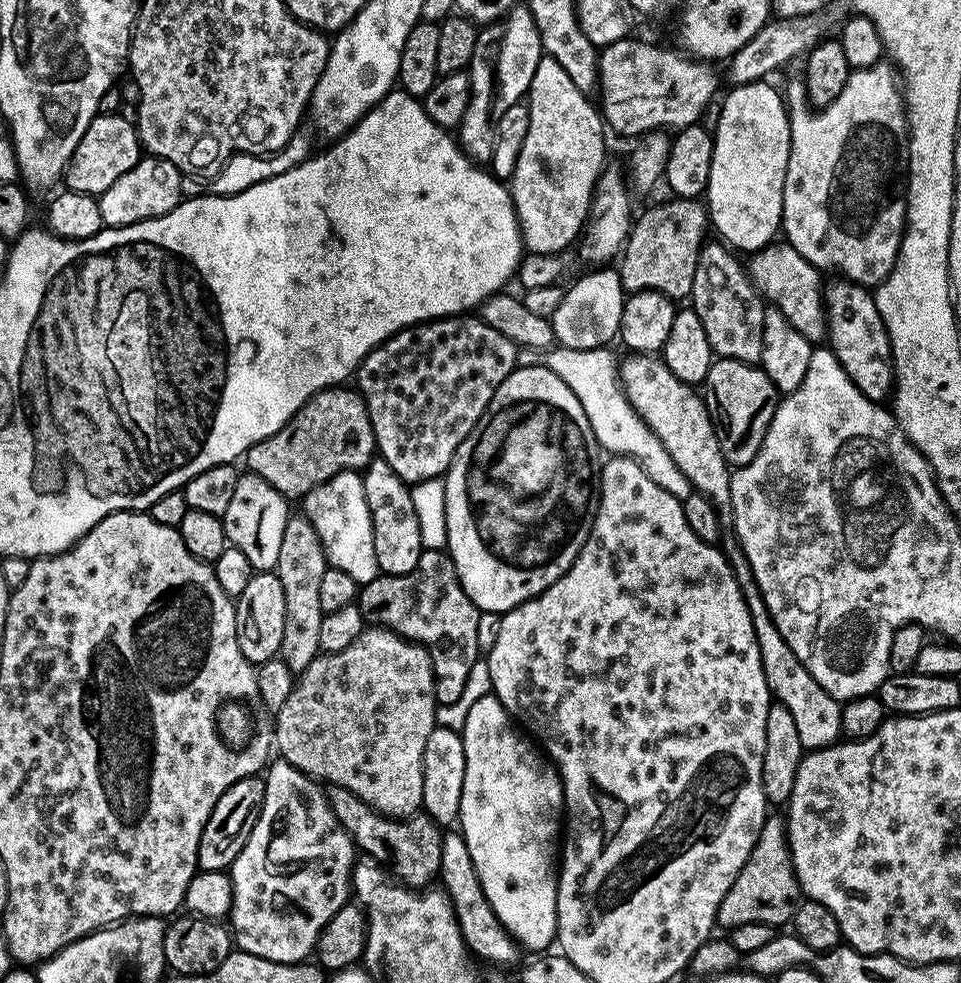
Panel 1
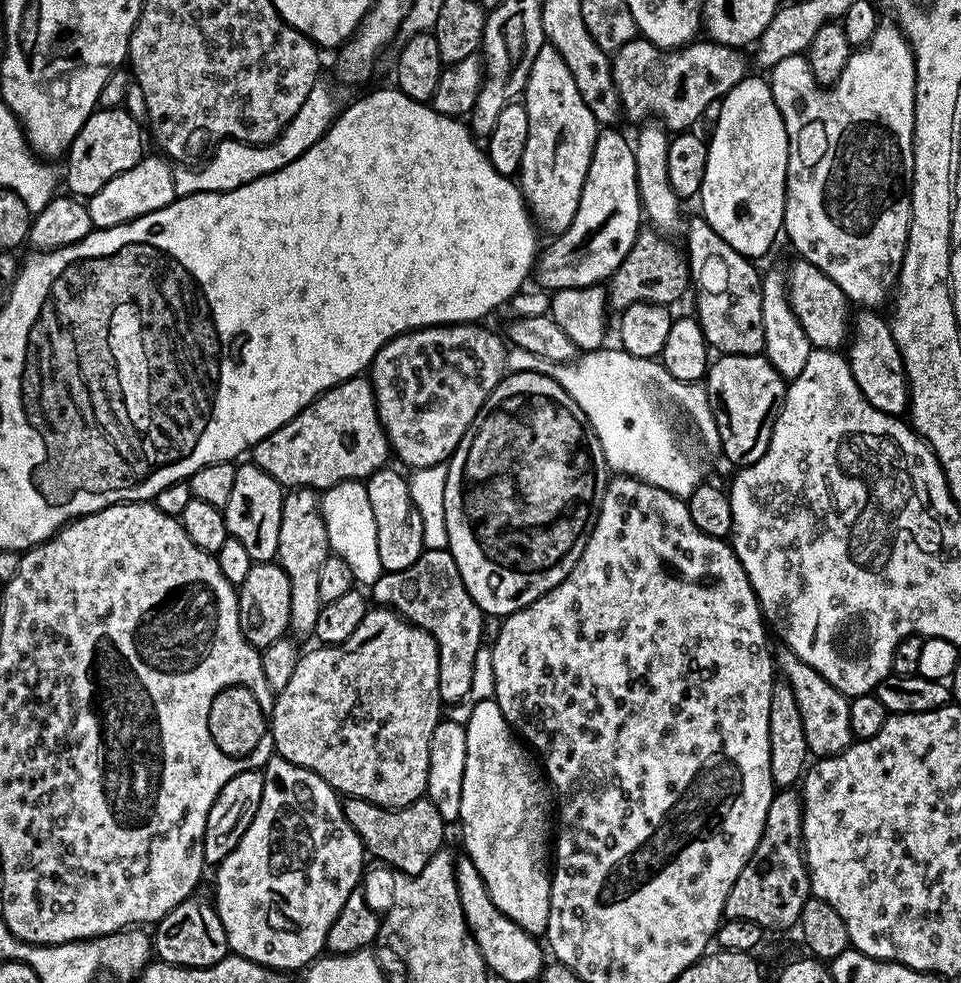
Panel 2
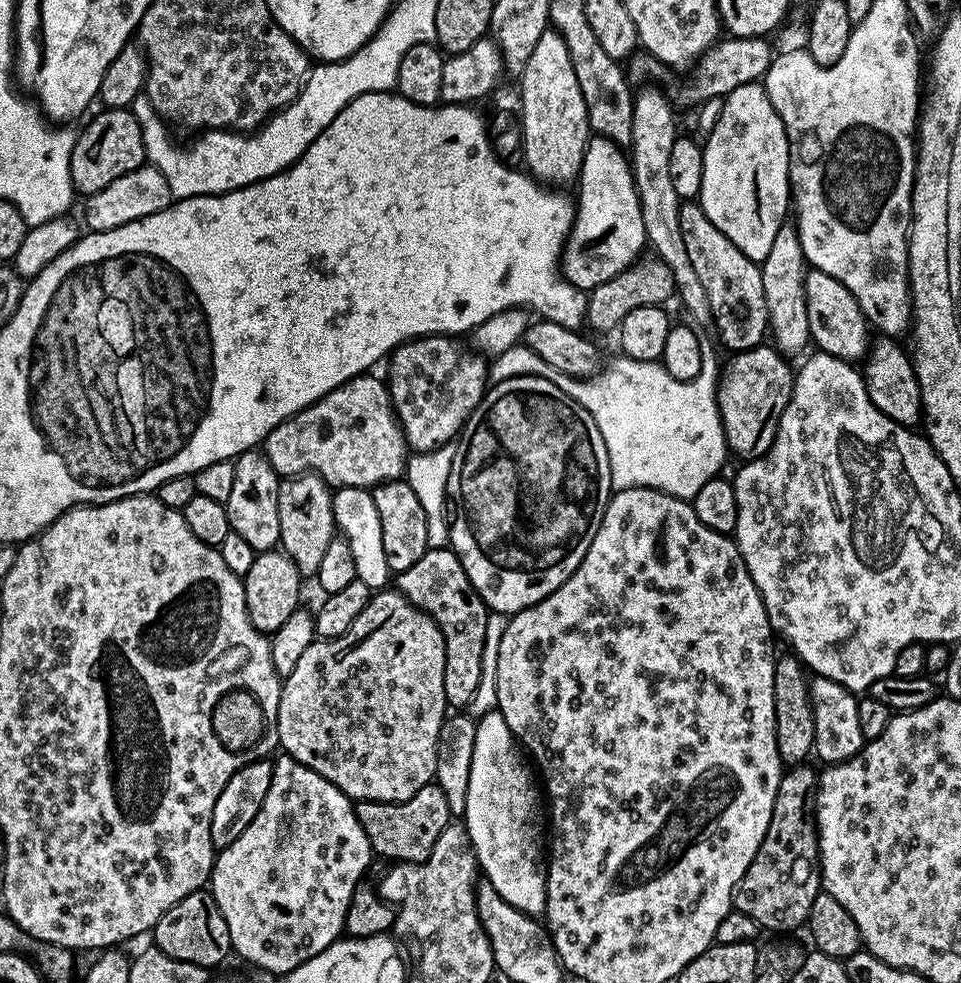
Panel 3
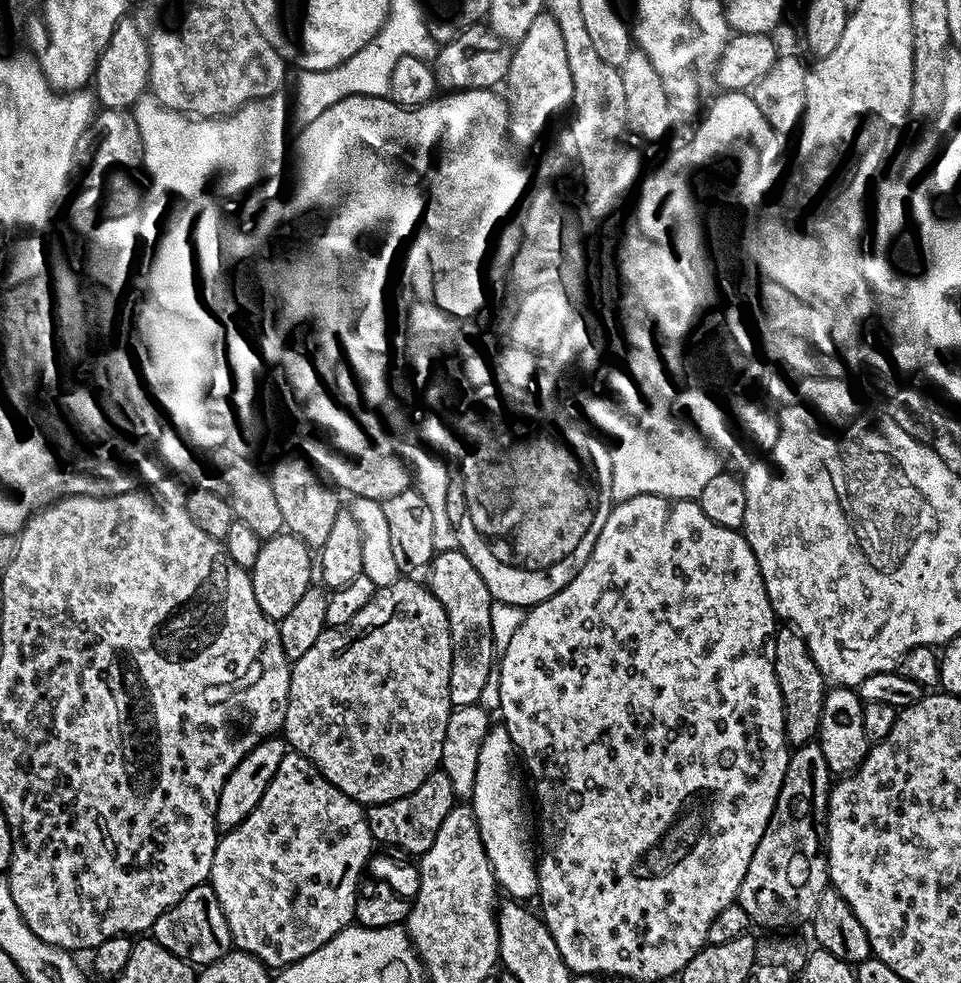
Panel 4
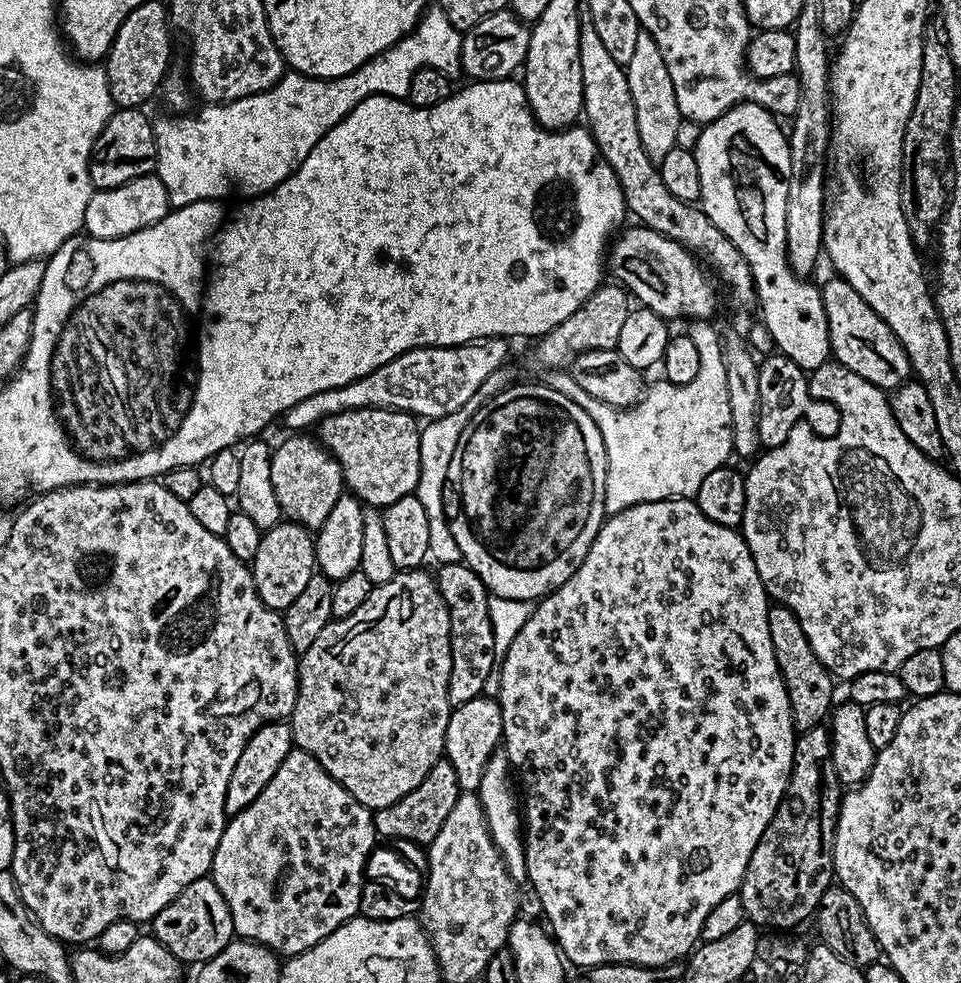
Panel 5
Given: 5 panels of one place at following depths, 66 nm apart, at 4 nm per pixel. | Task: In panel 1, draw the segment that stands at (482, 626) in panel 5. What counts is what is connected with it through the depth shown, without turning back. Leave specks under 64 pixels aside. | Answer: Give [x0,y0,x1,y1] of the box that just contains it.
[358,551,482,705]

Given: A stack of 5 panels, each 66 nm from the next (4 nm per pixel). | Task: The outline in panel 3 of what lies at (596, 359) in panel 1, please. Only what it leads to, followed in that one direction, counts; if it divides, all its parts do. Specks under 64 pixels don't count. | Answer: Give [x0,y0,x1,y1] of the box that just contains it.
[543,334,730,501]

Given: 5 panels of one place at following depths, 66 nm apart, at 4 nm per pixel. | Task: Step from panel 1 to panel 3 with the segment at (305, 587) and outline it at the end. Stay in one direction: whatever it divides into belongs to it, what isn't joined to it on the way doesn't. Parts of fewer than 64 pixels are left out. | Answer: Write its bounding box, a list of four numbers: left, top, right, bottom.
[278,474,338,577]

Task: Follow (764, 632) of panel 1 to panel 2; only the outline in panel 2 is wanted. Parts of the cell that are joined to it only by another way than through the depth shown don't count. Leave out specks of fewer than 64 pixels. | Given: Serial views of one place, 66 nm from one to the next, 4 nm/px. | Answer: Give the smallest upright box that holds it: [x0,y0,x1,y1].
[774,646,854,757]

